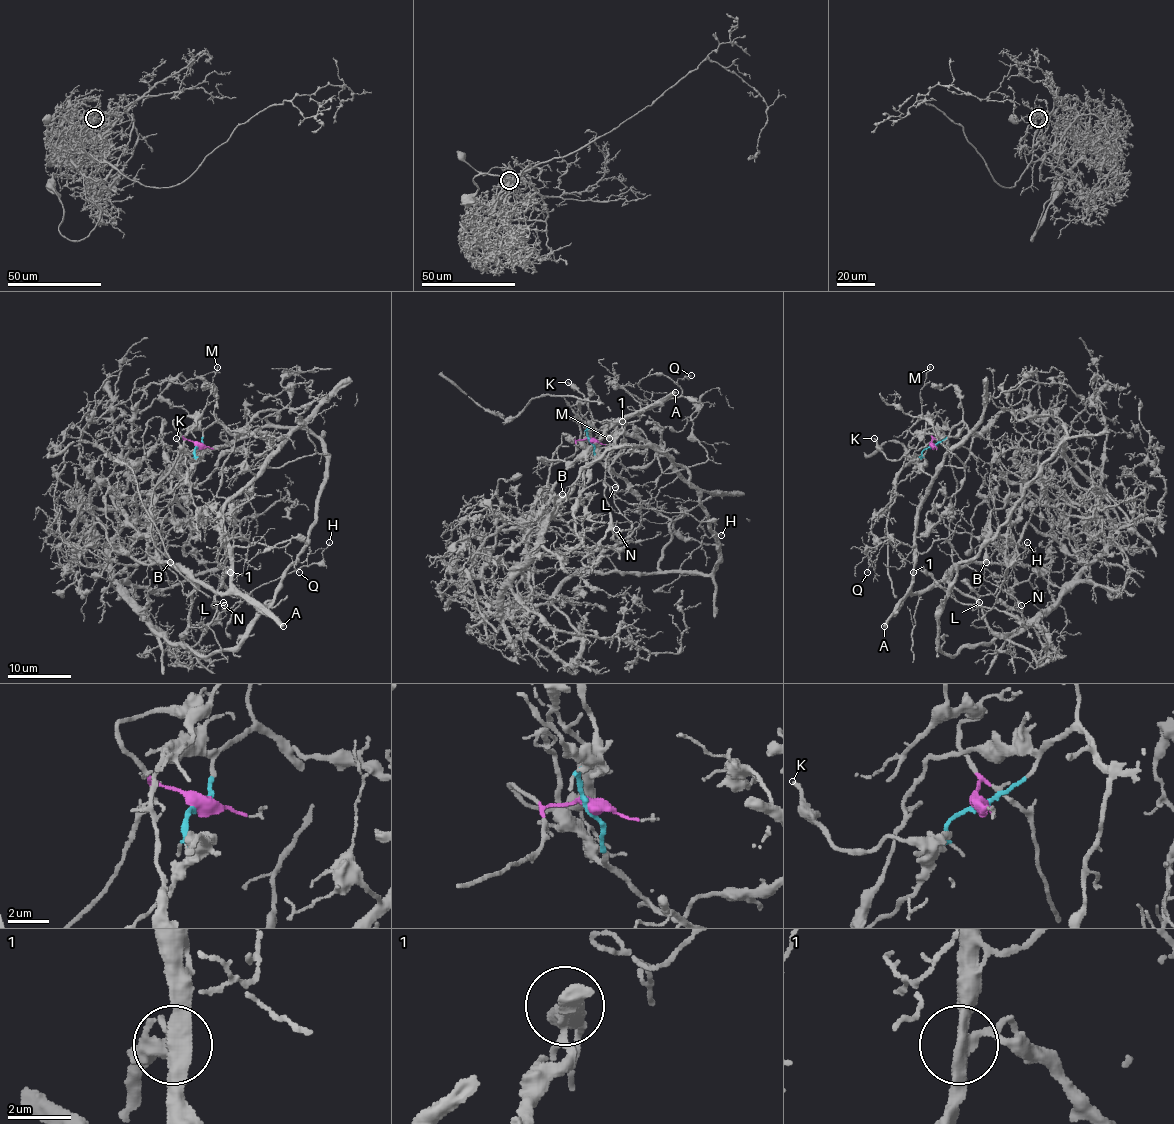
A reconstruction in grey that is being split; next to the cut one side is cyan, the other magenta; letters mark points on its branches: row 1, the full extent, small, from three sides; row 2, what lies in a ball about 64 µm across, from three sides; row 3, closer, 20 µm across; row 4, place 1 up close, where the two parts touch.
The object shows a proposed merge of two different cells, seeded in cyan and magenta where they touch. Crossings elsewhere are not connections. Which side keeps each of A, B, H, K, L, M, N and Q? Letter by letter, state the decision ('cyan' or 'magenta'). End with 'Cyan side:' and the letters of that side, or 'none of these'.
A: magenta
B: magenta
H: magenta
K: cyan
L: magenta
M: magenta
N: magenta
Q: magenta
Cyan side: K

